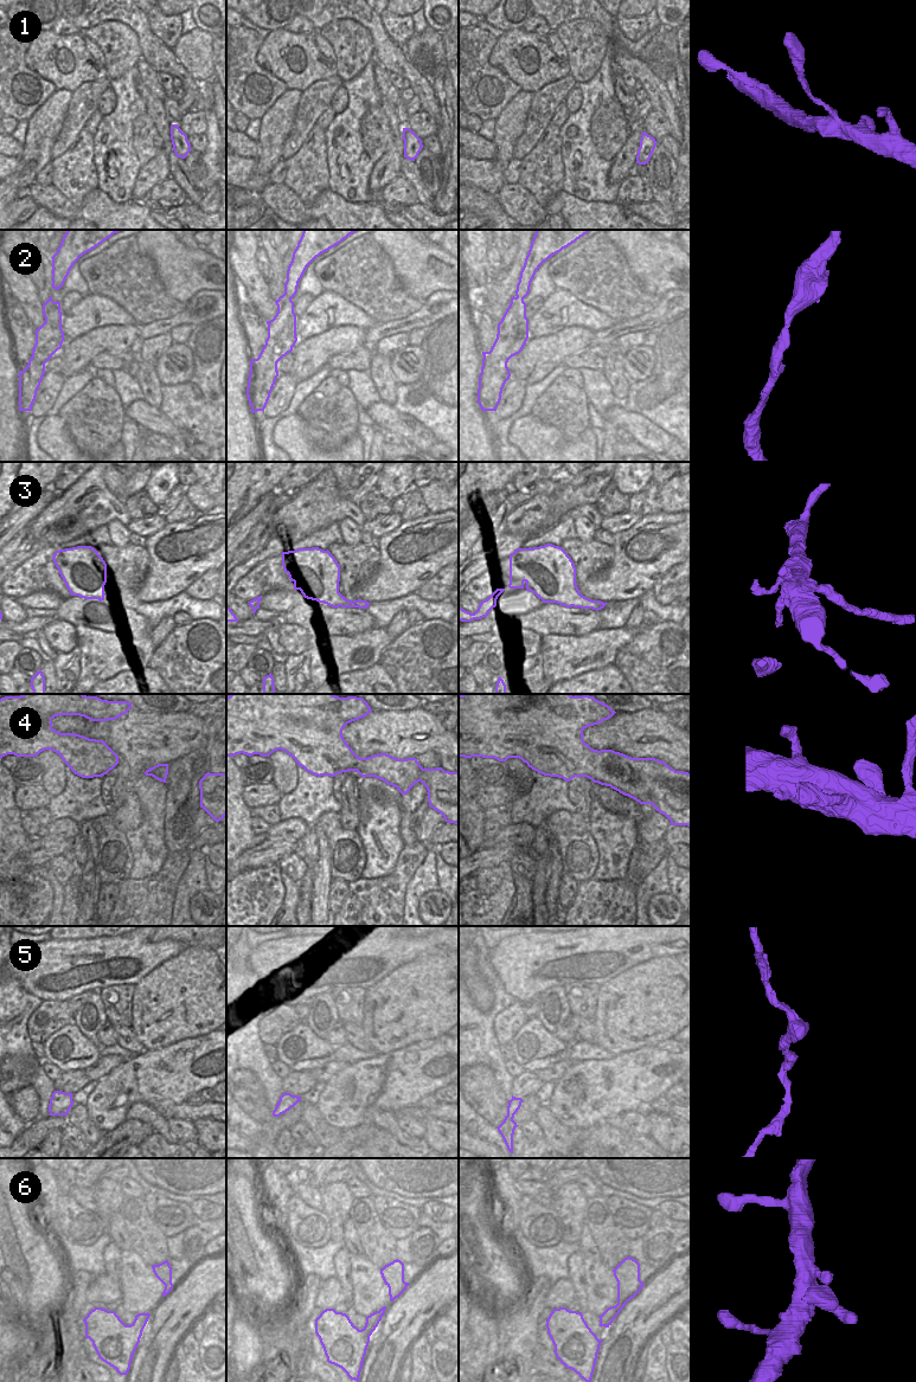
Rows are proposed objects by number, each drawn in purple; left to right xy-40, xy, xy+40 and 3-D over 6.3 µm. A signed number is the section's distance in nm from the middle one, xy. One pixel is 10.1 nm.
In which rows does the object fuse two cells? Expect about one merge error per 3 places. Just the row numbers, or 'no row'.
3

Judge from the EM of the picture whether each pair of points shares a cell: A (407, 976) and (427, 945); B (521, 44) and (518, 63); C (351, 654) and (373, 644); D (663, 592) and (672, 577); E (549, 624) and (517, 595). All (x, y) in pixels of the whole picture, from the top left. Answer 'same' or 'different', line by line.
A: different
B: same
C: same
D: same
E: different

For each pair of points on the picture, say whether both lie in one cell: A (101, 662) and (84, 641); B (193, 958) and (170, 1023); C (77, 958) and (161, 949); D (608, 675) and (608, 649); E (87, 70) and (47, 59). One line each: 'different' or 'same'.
A: same
B: same
C: same
D: different
E: same

